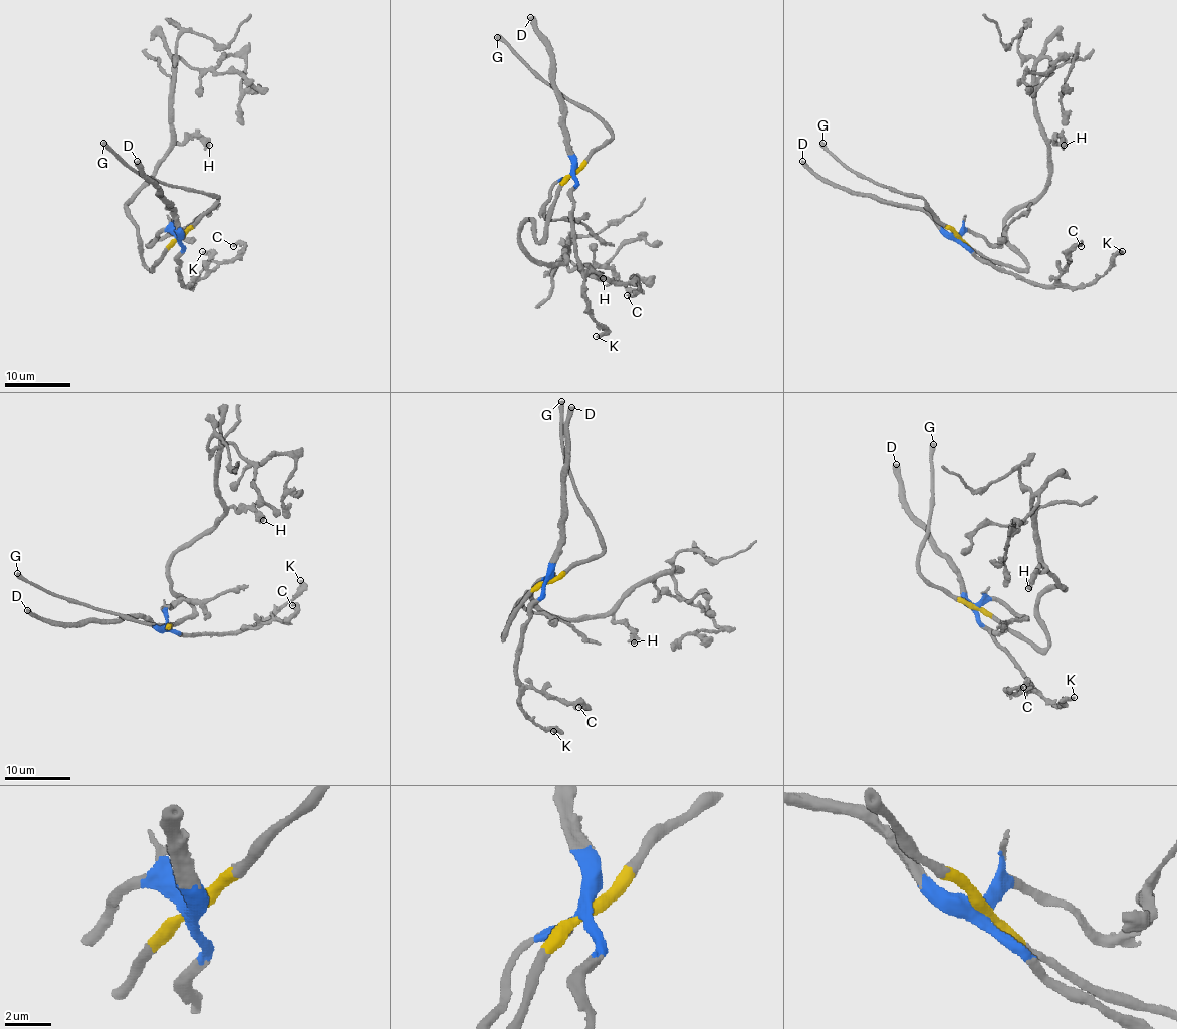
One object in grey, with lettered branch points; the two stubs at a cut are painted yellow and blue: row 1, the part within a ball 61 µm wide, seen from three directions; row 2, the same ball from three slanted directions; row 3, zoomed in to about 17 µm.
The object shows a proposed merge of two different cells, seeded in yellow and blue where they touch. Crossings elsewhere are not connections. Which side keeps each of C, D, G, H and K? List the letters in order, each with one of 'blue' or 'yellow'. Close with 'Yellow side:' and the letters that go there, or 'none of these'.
C: blue
D: blue
G: yellow
H: yellow
K: blue
Yellow side: G, H

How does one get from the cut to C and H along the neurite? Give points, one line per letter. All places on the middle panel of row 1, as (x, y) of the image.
C: (573, 173), (571, 222), (578, 261), (583, 267), (615, 282), (633, 282), (638, 289), (633, 295), (626, 295)
H: (573, 173), (550, 207), (540, 241), (529, 220), (521, 227), (519, 245), (540, 262), (563, 262), (603, 279)

